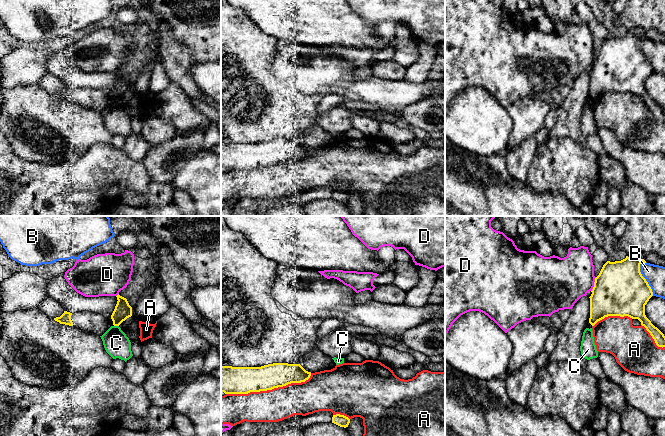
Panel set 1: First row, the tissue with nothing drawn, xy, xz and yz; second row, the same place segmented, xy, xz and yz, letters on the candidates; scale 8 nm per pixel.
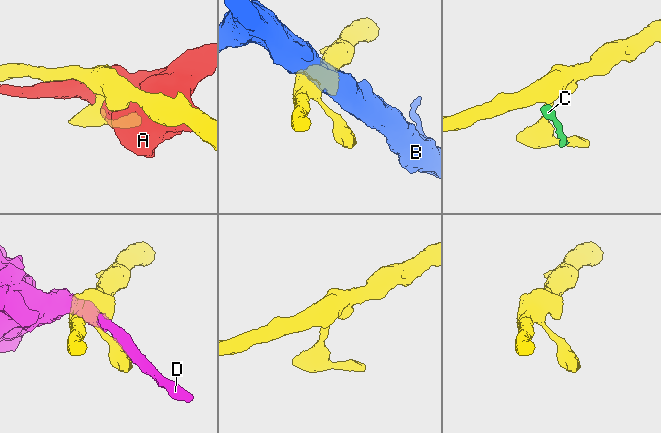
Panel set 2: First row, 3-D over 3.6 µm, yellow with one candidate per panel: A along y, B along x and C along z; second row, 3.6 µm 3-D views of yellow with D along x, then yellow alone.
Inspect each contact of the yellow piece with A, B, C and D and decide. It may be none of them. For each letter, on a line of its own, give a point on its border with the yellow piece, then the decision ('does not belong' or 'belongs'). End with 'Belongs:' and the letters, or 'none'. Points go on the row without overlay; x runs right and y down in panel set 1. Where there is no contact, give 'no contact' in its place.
A: xz (269, 165) | does not belong
B: yz (645, 55) | does not belong
C: xy (116, 101) | does not belong
D: yz (594, 60) | does not belong
Belongs: none

